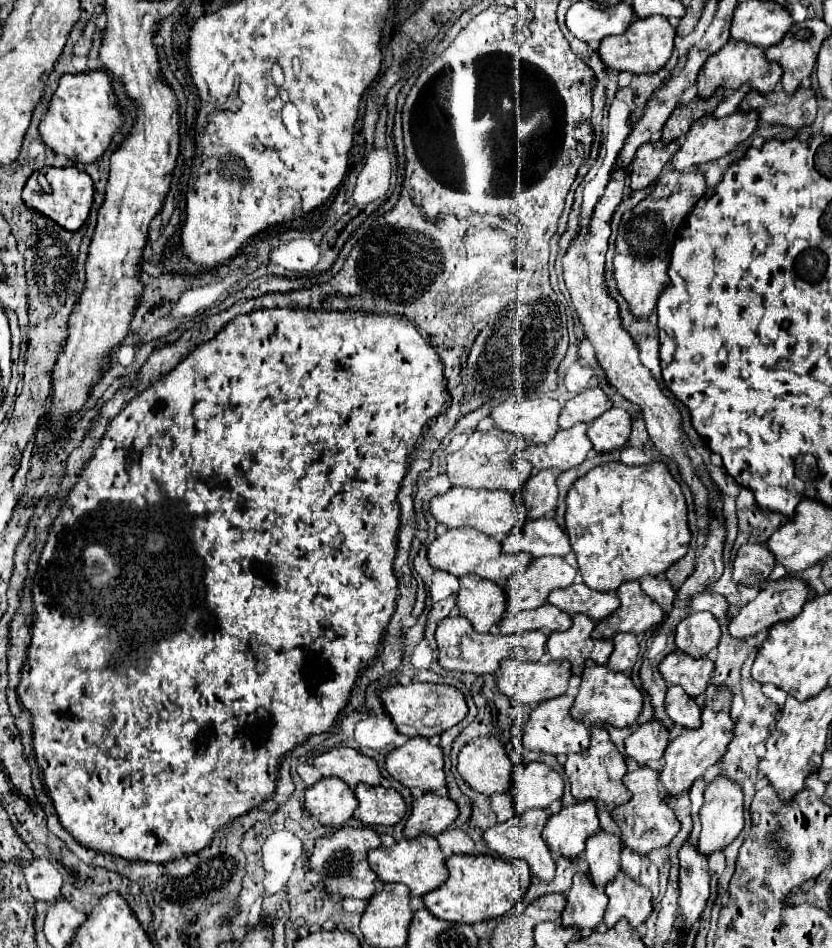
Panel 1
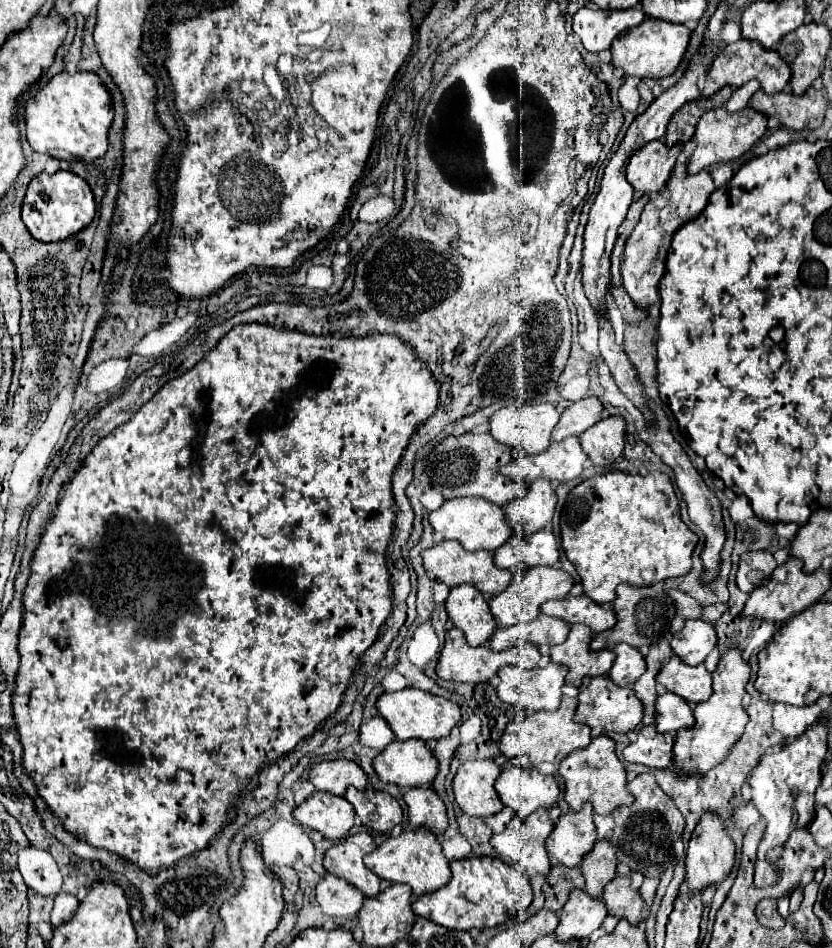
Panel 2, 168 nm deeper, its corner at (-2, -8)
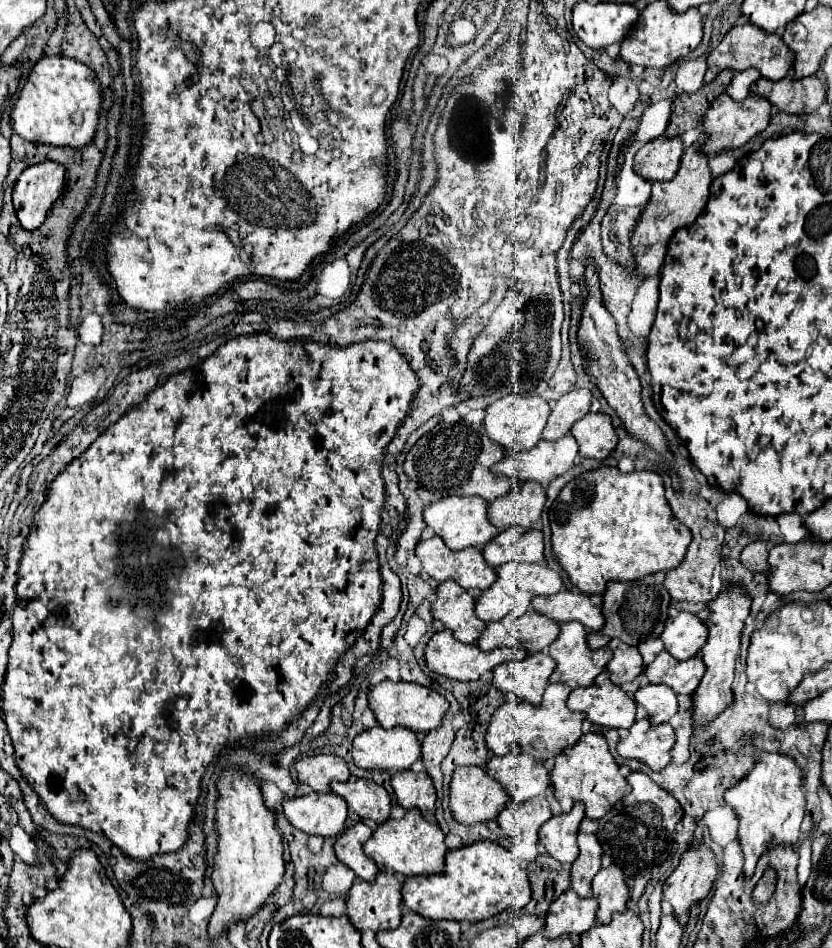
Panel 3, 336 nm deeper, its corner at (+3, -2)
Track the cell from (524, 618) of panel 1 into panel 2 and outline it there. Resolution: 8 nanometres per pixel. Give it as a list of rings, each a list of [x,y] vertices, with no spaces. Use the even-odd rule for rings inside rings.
[[[539,614],[535,620],[531,620],[527,624],[497,628],[489,642],[489,648],[499,652],[499,650],[505,650],[505,648],[521,644],[521,642],[533,642],[537,646],[555,646],[567,638],[569,628],[571,626],[559,618]]]

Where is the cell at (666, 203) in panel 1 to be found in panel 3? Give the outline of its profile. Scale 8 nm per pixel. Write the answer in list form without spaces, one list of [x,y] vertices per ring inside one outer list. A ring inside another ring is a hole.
[[[702,134],[690,148],[684,150],[680,170],[670,182],[652,184],[650,204],[646,204],[646,212],[642,212],[632,234],[632,252],[636,258],[638,276],[656,276],[660,272],[672,234],[688,224],[694,224],[694,220],[698,218],[698,214],[704,210],[708,202],[712,176],[708,168],[708,156],[702,152],[702,144],[706,138],[708,136]]]

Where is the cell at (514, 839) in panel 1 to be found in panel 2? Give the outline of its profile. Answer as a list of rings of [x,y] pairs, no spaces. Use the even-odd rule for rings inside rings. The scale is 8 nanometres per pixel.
[[[537,810],[535,814],[531,814],[527,818],[513,816],[509,820],[507,828],[491,838],[491,846],[495,848],[499,858],[503,858],[511,864],[519,864],[527,874],[543,874],[545,876],[551,870],[547,850],[545,850],[545,840],[551,832],[553,832],[553,822],[549,818],[549,810]]]

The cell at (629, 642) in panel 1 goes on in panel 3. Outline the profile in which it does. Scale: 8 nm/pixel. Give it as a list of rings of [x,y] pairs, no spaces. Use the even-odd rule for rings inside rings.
[[[612,640],[608,646],[614,652],[614,658],[606,666],[606,672],[612,682],[622,686],[626,682],[632,682],[638,674],[642,674],[644,662],[638,648],[622,644],[620,640]]]

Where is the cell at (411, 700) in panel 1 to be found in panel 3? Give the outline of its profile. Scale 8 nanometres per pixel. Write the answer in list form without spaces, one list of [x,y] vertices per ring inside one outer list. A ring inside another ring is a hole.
[[[390,680],[370,686],[368,704],[382,728],[404,726],[404,728],[410,728],[412,732],[430,732],[430,730],[438,728],[438,724],[442,724],[442,718],[448,710],[448,700],[444,696],[440,696],[438,692],[424,688],[420,684],[390,682]]]

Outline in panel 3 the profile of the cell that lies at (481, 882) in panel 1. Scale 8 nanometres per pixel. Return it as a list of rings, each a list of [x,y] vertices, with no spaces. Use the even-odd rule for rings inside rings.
[[[474,842],[470,846],[448,850],[442,874],[406,878],[402,886],[402,904],[430,920],[480,922],[506,908],[522,910],[528,900],[530,884],[520,858],[496,842]]]

